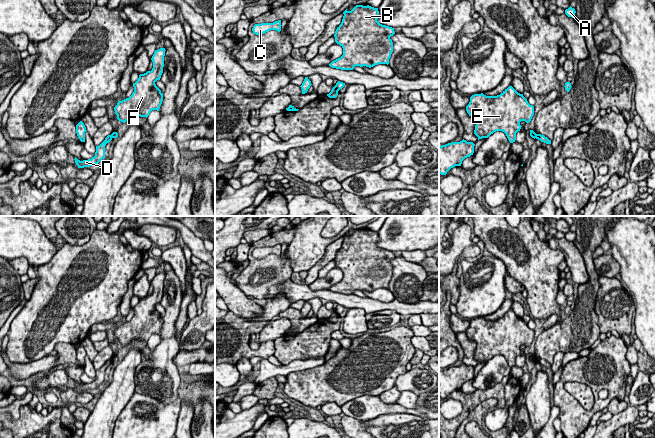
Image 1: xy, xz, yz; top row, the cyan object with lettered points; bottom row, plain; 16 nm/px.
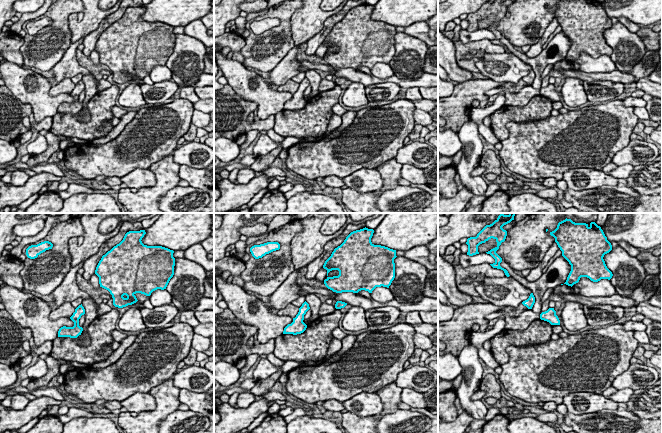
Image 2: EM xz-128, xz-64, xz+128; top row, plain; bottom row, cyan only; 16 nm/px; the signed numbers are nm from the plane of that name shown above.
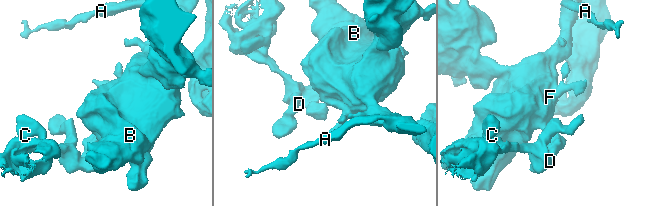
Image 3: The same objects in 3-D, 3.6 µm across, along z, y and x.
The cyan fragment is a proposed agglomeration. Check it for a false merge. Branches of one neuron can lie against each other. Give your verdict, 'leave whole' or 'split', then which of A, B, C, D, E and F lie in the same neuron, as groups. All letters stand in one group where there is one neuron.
split | A B E F / C D

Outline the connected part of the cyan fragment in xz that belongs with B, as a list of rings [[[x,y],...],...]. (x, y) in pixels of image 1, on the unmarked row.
[[[356,229],[351,235],[347,233],[343,236],[344,240],[341,248],[337,251],[334,261],[335,266],[343,272],[343,279],[332,285],[329,290],[341,294],[353,294],[355,290],[373,291],[378,288],[389,288],[389,283],[393,276],[393,266],[390,263],[395,258],[394,252],[380,248],[377,243],[379,241],[378,232],[369,229]]]

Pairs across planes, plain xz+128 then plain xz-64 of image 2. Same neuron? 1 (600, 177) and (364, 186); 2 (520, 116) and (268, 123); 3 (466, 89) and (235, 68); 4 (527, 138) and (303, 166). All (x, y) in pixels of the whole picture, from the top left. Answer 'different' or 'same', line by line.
1: same
2: different
3: different
4: same

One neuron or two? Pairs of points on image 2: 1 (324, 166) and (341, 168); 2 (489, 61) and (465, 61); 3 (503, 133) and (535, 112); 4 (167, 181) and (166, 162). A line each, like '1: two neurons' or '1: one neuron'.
1: one neuron
2: two neurons
3: one neuron
4: one neuron

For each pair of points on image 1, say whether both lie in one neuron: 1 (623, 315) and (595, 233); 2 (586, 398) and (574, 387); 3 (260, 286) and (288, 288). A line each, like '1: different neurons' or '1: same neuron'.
1: different neurons
2: same neuron
3: different neurons

